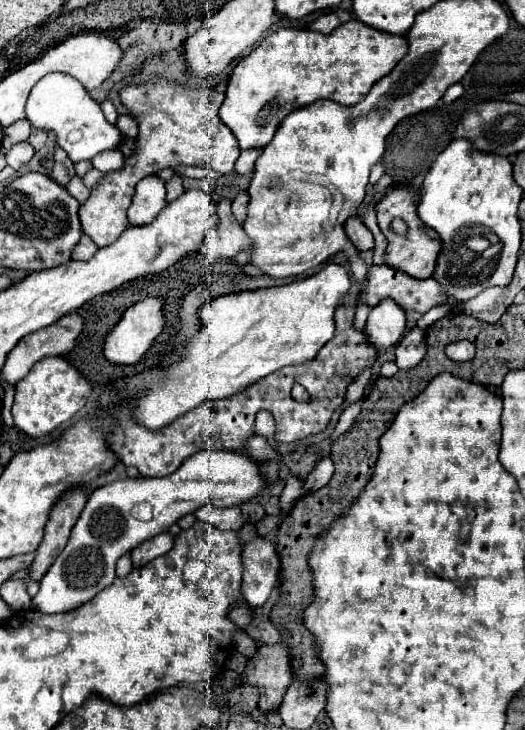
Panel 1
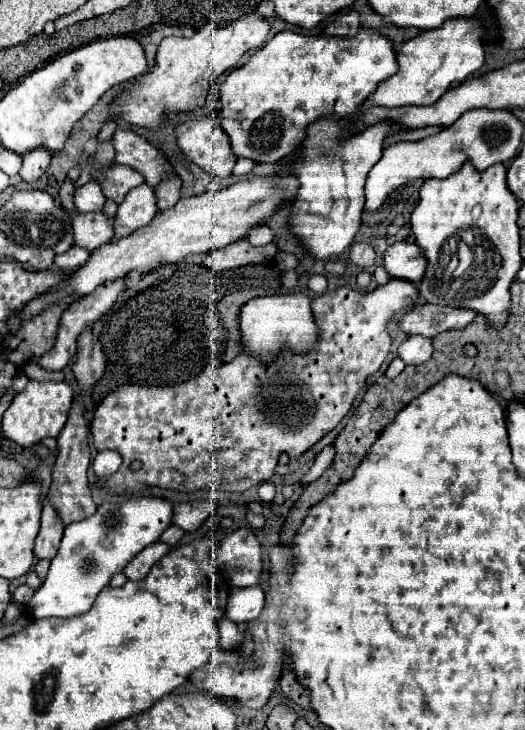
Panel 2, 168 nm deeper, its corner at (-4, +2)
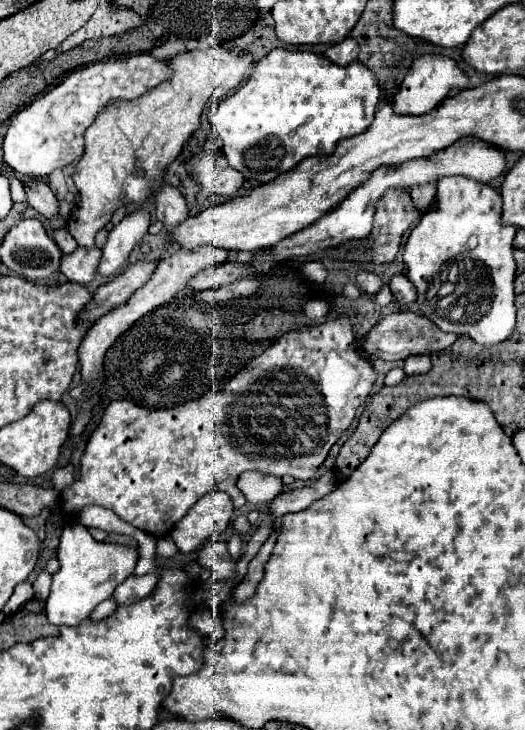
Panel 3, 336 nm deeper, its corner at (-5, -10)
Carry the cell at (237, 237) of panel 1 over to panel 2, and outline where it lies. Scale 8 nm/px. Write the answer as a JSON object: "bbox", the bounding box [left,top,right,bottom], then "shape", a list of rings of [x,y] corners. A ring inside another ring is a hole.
{"bbox":[205,238,277,272],"shape":[[[239,238],[237,242],[221,250],[209,252],[205,258],[205,266],[211,268],[213,272],[223,272],[223,270],[247,266],[247,264],[261,264],[263,260],[271,260],[275,252],[277,252],[277,246],[273,242],[267,246],[253,246],[249,244],[247,238]]]}

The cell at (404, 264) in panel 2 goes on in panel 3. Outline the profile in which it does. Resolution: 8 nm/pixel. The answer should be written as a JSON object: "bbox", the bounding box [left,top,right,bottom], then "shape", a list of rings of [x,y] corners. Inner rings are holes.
{"bbox":[390,274,416,306],"shape":[[[396,274],[392,276],[390,280],[390,290],[392,290],[392,296],[394,300],[400,304],[400,306],[408,306],[416,300],[416,292],[414,292],[414,286],[410,284],[410,280],[406,280],[406,274]]]}

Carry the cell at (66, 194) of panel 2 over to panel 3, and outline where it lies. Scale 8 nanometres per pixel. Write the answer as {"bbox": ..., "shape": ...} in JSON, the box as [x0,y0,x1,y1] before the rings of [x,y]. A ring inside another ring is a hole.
{"bbox":[52,228,78,254],"shape":[[[64,228],[58,230],[58,232],[54,232],[52,238],[54,238],[54,242],[56,242],[56,246],[60,248],[62,254],[72,254],[78,248],[78,244],[72,240],[72,236]]]}

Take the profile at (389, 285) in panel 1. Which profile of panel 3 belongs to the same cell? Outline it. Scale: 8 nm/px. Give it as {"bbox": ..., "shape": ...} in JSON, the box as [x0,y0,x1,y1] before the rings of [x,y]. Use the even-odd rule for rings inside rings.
{"bbox":[60,316,376,538],"shape":[[[342,316],[338,320],[330,320],[330,322],[320,324],[320,326],[314,326],[314,328],[302,328],[302,330],[292,330],[292,332],[284,334],[280,340],[276,340],[268,350],[264,350],[260,356],[256,356],[240,372],[240,392],[222,390],[222,392],[216,392],[216,394],[206,394],[206,396],[202,396],[198,400],[186,402],[186,404],[182,404],[178,408],[172,408],[172,410],[148,410],[148,408],[142,408],[142,406],[138,406],[138,404],[134,404],[130,400],[116,400],[116,402],[112,402],[106,408],[106,412],[102,416],[102,422],[94,430],[94,436],[90,436],[84,454],[80,456],[80,476],[74,478],[74,482],[62,490],[60,510],[62,510],[64,518],[70,522],[70,520],[74,520],[78,516],[78,512],[84,506],[98,504],[98,506],[110,508],[124,522],[134,524],[136,528],[144,530],[146,534],[150,534],[154,538],[164,538],[164,536],[168,536],[172,532],[174,524],[196,504],[196,500],[200,500],[212,488],[218,488],[222,492],[228,492],[230,498],[232,498],[232,502],[234,502],[234,508],[242,508],[244,502],[246,502],[246,498],[238,490],[236,482],[238,482],[240,474],[246,472],[246,470],[258,470],[262,474],[274,474],[274,476],[286,476],[286,474],[290,474],[296,480],[310,480],[310,478],[314,478],[318,466],[326,460],[330,448],[336,444],[336,440],[352,424],[358,406],[368,398],[370,388],[372,388],[372,384],[376,380],[376,374],[374,374],[374,368],[372,368],[370,360],[360,350],[356,350],[352,346],[352,340],[354,340],[354,332],[350,330],[350,320],[346,316]]]}

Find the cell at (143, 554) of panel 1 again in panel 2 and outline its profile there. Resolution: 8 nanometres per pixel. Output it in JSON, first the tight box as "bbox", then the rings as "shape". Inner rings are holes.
{"bbox":[123,540,171,580],"shape":[[[157,540],[155,544],[149,544],[145,550],[141,550],[141,552],[125,566],[125,570],[123,570],[125,576],[127,576],[129,580],[143,580],[143,576],[149,574],[151,566],[153,566],[161,556],[165,556],[169,550],[171,550],[171,546],[167,546],[167,544],[161,542],[161,540]]]}

